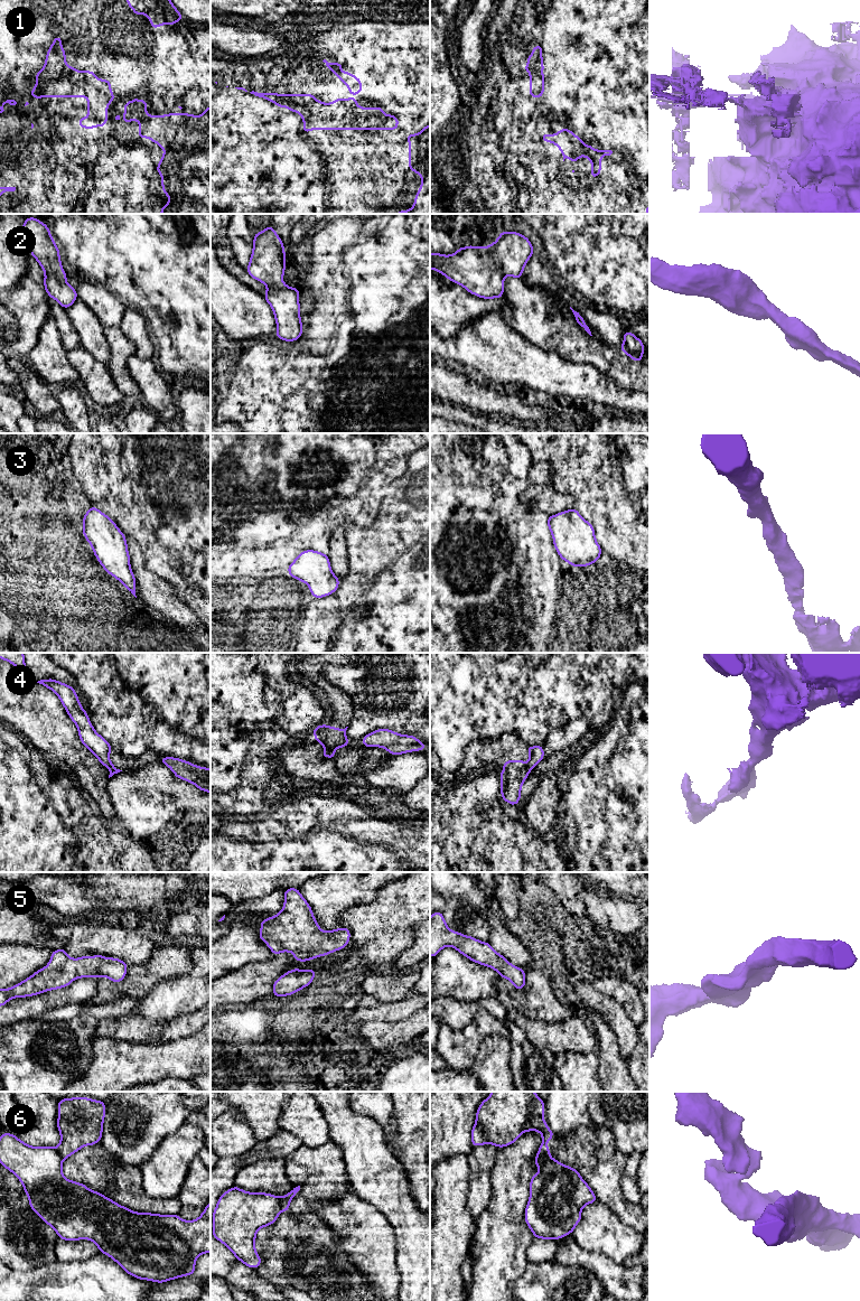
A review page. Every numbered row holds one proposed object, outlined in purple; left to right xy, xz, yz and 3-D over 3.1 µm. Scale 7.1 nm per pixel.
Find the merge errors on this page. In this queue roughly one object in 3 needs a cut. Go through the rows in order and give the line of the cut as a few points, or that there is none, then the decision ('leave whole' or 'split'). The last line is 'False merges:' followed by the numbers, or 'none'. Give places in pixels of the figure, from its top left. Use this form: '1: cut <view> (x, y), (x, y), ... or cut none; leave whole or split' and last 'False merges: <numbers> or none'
1: cut yz (532, 69), (541, 83), (539, 96); split
2: cut none; leave whole
3: cut none; leave whole
4: cut xz (325, 748), (333, 751); split
5: cut none; leave whole
6: cut xz (281, 1198), (280, 1210); split
False merges: 1, 4, 6

